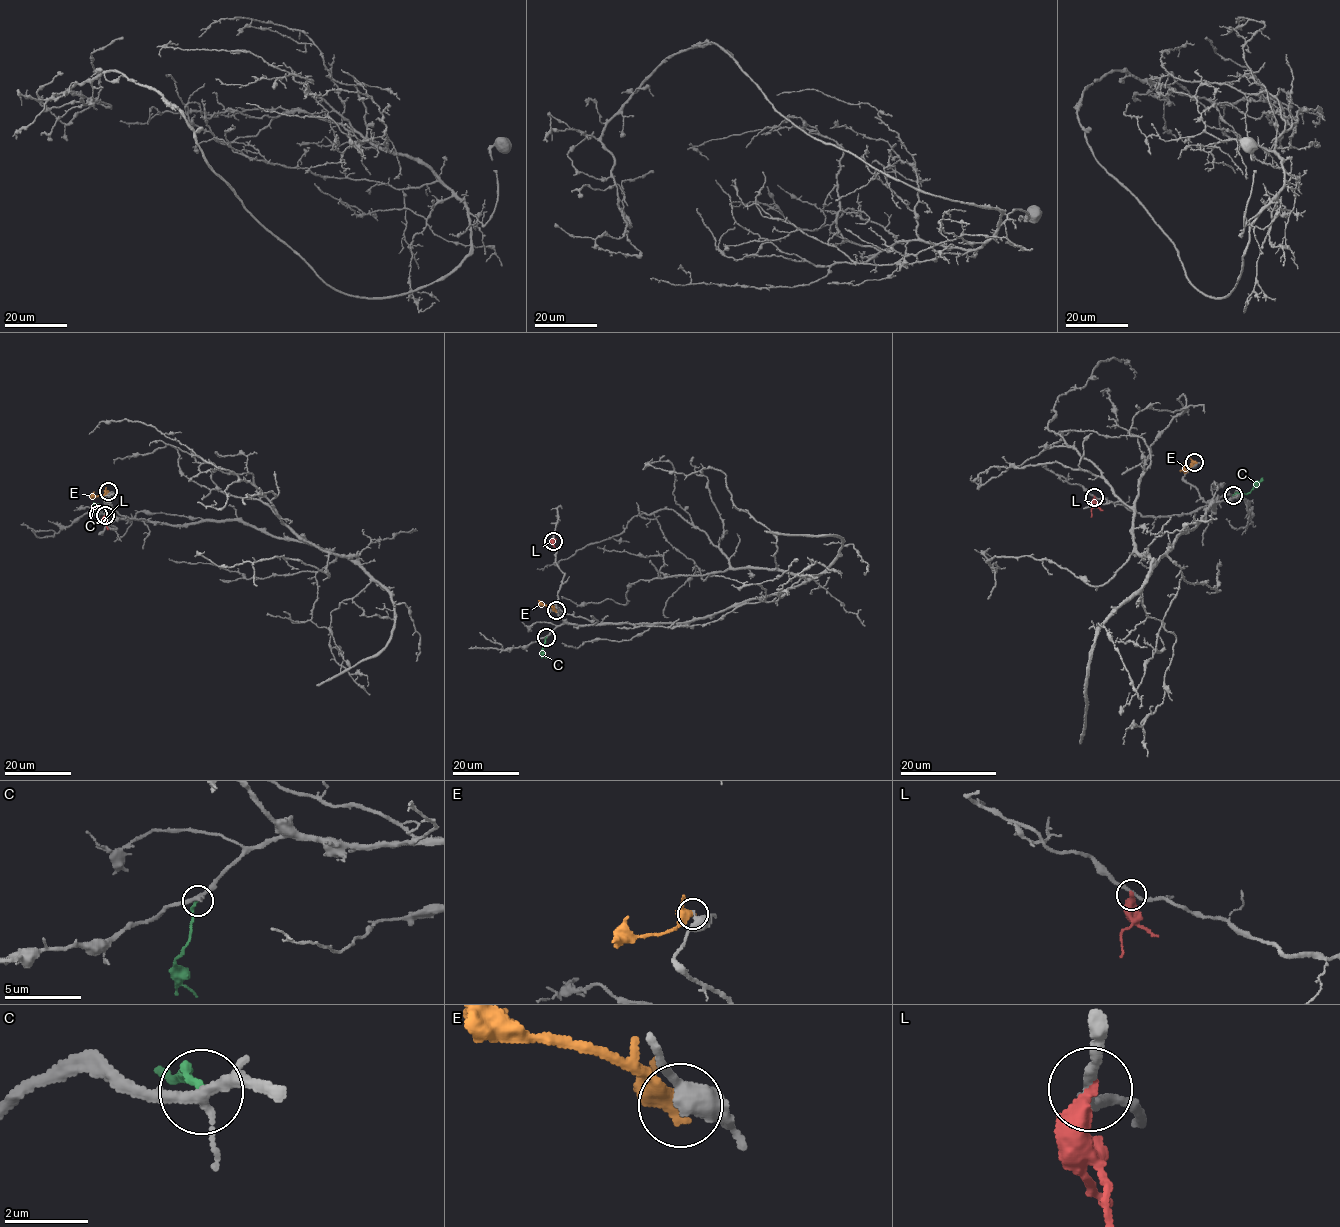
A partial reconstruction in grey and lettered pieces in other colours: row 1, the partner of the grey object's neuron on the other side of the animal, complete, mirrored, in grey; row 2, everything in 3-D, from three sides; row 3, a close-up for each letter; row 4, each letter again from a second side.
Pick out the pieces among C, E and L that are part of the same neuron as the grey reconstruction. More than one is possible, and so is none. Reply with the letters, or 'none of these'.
none of these

